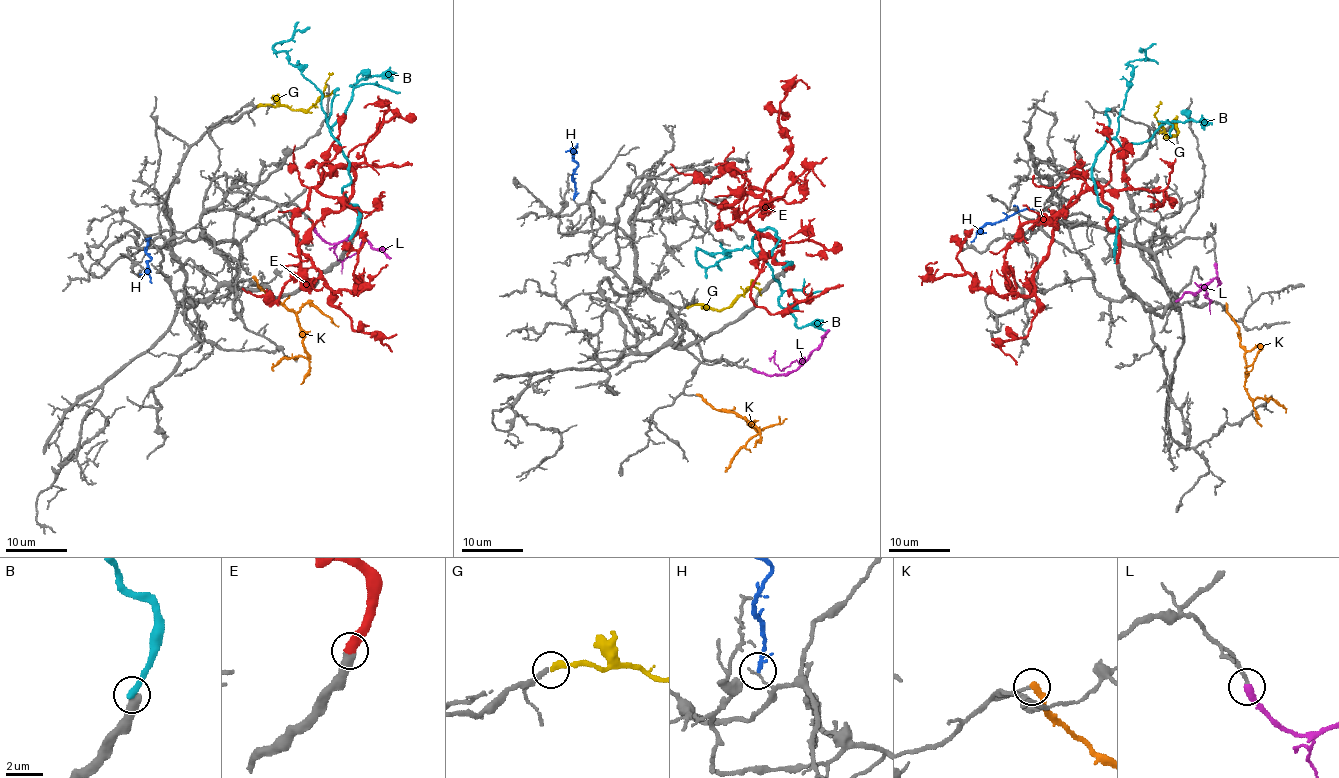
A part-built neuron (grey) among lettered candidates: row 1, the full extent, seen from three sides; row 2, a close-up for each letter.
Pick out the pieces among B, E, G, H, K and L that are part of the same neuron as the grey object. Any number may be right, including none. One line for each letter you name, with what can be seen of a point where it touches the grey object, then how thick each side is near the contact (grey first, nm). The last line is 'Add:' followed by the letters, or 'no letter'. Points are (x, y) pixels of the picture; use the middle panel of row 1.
E: Touches grey at (785, 269). Thickness 550 nm (grey) against 480 nm
G: Touches grey at (686, 307). Thickness 240 nm (grey) against 300 nm
L: Touches grey at (753, 370). Thickness 200 nm (grey) against 400 nm
Add: E, G, L

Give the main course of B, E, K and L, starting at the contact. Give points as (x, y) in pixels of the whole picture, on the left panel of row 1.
B: (350, 238), (358, 210), (342, 191), (351, 181), (348, 162), (320, 92), (288, 54), (273, 49), (310, 27)
E: (351, 238), (354, 172), (334, 166), (291, 221), (296, 246), (339, 293), (387, 265)
K: (253, 277), (296, 314), (303, 349), (308, 354), (286, 357), (273, 371)
L: (313, 227), (330, 243), (348, 240), (358, 233), (363, 239), (357, 252), (338, 260), (334, 252), (336, 246)

